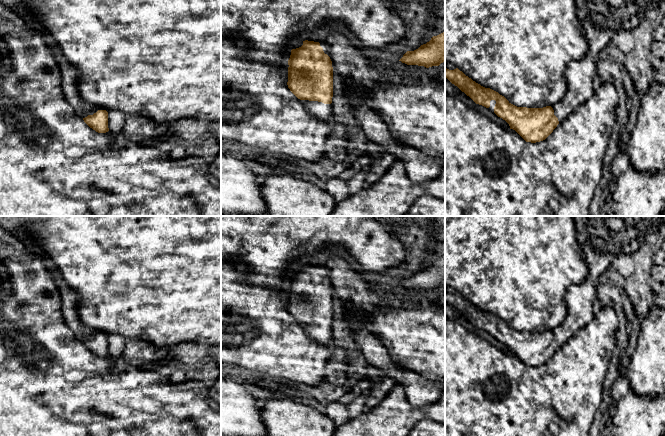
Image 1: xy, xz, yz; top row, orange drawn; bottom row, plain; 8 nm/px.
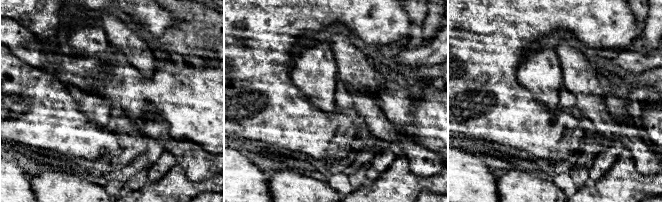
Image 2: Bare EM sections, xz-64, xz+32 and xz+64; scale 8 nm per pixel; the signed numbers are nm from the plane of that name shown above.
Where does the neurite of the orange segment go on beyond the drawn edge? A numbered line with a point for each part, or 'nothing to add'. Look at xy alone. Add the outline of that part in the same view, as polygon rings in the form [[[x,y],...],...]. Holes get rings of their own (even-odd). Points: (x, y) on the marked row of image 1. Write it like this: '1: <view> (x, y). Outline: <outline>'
1: xy (70, 76). Outline: [[[0,0],[0,3],[23,16],[33,30],[39,31],[46,37],[46,42],[53,49],[55,58],[60,66],[61,86],[69,106],[74,108],[82,118],[93,115],[98,110],[104,110],[100,106],[90,104],[80,97],[77,86],[79,80],[77,69],[66,60],[63,53],[58,49],[57,42],[47,34],[42,24],[30,13],[25,0]]]

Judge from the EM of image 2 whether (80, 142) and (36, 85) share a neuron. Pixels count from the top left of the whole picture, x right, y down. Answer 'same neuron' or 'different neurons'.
same neuron

